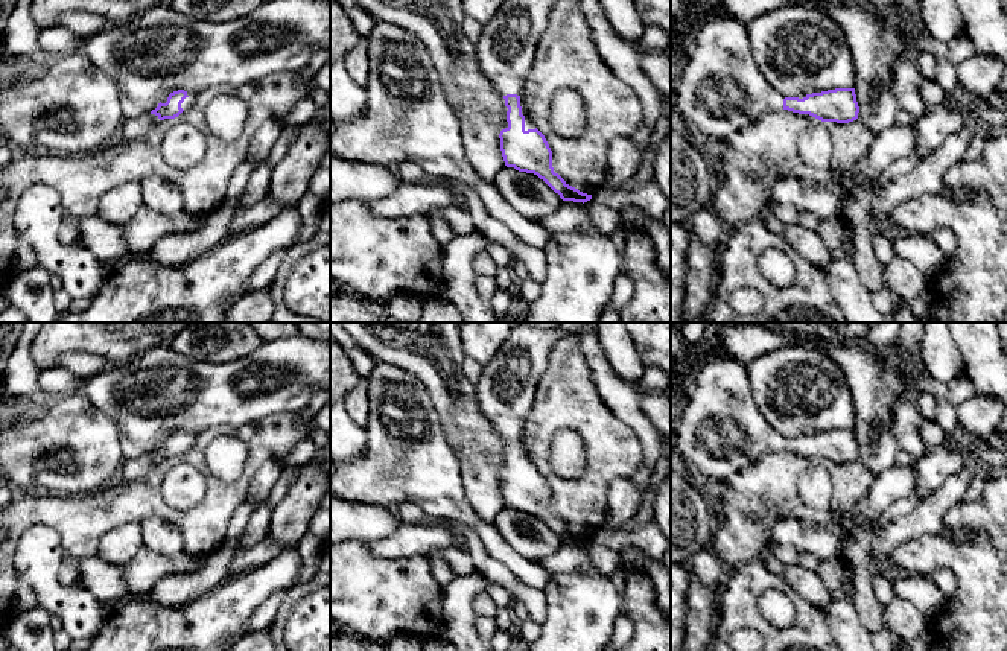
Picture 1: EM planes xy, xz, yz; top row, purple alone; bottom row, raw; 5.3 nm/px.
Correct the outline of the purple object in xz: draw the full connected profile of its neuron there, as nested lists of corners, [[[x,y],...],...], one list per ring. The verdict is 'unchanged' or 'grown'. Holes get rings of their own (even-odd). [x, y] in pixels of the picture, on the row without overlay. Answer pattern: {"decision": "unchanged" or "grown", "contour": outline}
{"decision": "grown", "contour": [[[514,322],[494,357],[482,367],[475,385],[482,415],[505,440],[499,475],[505,507],[537,516],[563,541],[583,545],[590,541],[592,535],[569,526],[554,513],[552,491],[528,458],[520,435],[552,347],[566,336],[578,335],[584,326],[596,330],[598,322],[563,322],[552,330],[534,330]]]}

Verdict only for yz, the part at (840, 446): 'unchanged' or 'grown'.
grown

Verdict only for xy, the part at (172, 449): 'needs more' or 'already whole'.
needs more

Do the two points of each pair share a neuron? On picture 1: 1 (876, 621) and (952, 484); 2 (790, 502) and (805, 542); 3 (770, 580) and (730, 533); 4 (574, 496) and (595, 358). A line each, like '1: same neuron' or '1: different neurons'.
1: same neuron
2: different neurons
3: different neurons
4: different neurons

